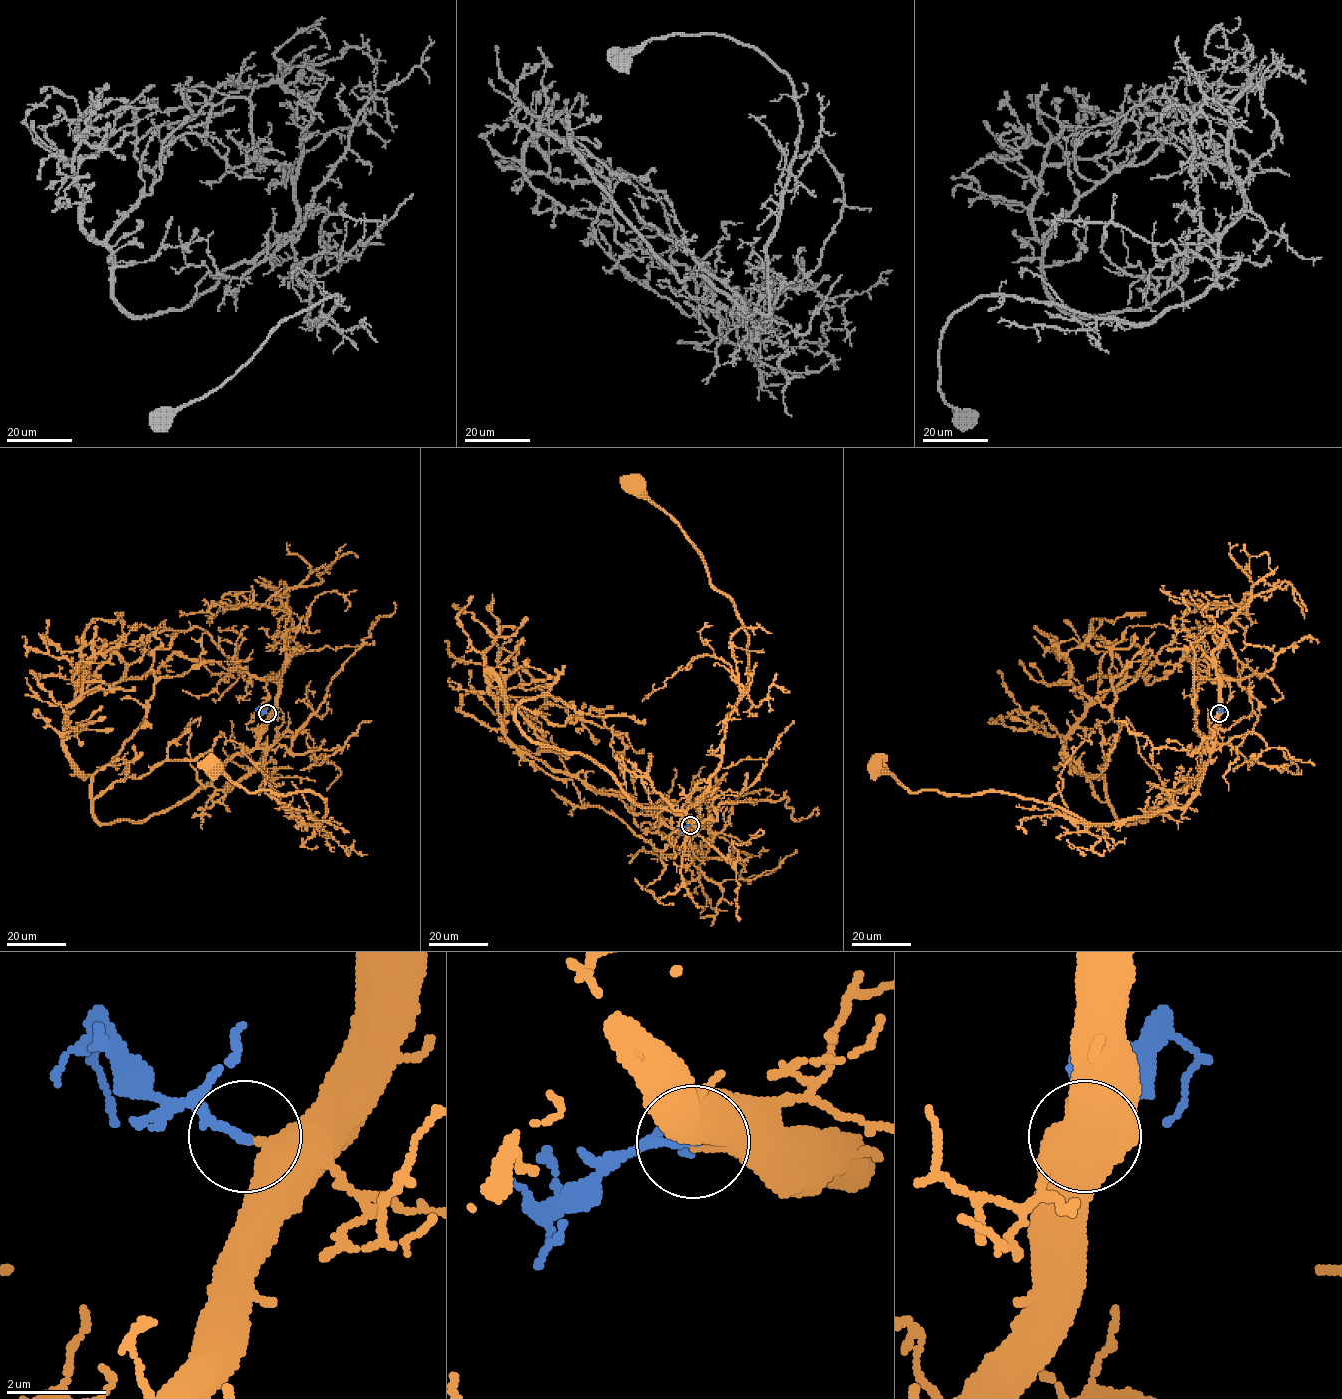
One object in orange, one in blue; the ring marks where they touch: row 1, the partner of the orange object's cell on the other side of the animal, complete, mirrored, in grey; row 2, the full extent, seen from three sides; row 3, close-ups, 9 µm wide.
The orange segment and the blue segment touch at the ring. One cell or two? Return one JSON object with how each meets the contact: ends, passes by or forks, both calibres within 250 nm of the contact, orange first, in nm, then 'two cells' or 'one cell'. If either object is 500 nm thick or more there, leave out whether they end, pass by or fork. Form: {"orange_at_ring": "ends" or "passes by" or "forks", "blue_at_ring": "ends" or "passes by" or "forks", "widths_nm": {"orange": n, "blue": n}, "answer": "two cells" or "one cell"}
{"orange_at_ring": "ends", "blue_at_ring": "ends", "widths_nm": {"orange": 360, "blue": 180}, "answer": "one cell"}

